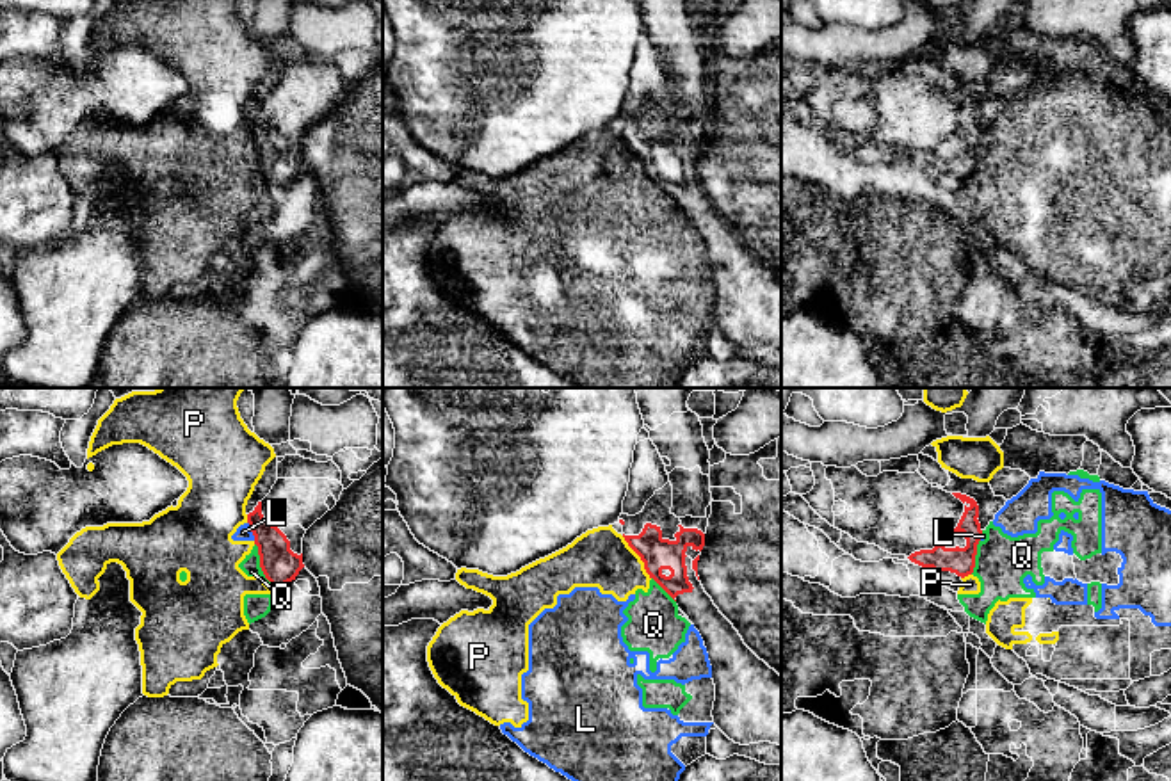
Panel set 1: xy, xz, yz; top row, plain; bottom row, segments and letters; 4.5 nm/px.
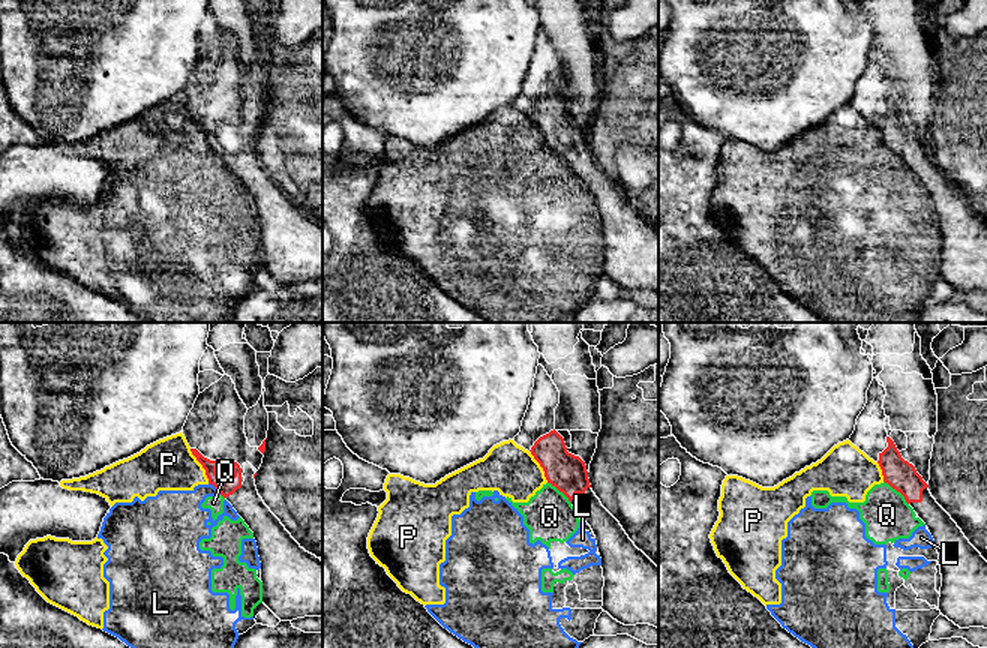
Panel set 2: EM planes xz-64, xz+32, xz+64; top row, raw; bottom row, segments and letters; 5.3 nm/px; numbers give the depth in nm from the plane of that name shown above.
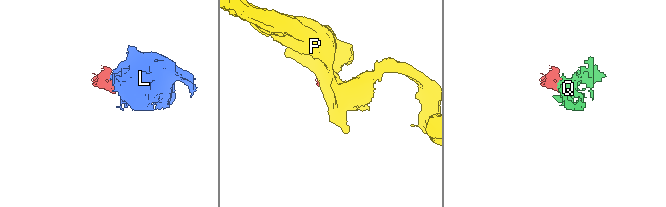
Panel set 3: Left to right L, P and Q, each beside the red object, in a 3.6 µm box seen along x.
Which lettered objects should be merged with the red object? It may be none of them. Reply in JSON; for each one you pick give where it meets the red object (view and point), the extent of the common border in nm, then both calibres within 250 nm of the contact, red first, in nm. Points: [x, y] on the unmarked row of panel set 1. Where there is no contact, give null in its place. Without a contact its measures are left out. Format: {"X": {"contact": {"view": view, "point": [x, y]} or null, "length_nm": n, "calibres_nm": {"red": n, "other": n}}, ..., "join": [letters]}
{"join": []}

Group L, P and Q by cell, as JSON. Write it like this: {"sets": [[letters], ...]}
{"sets": [["L", "P", "Q"]]}

